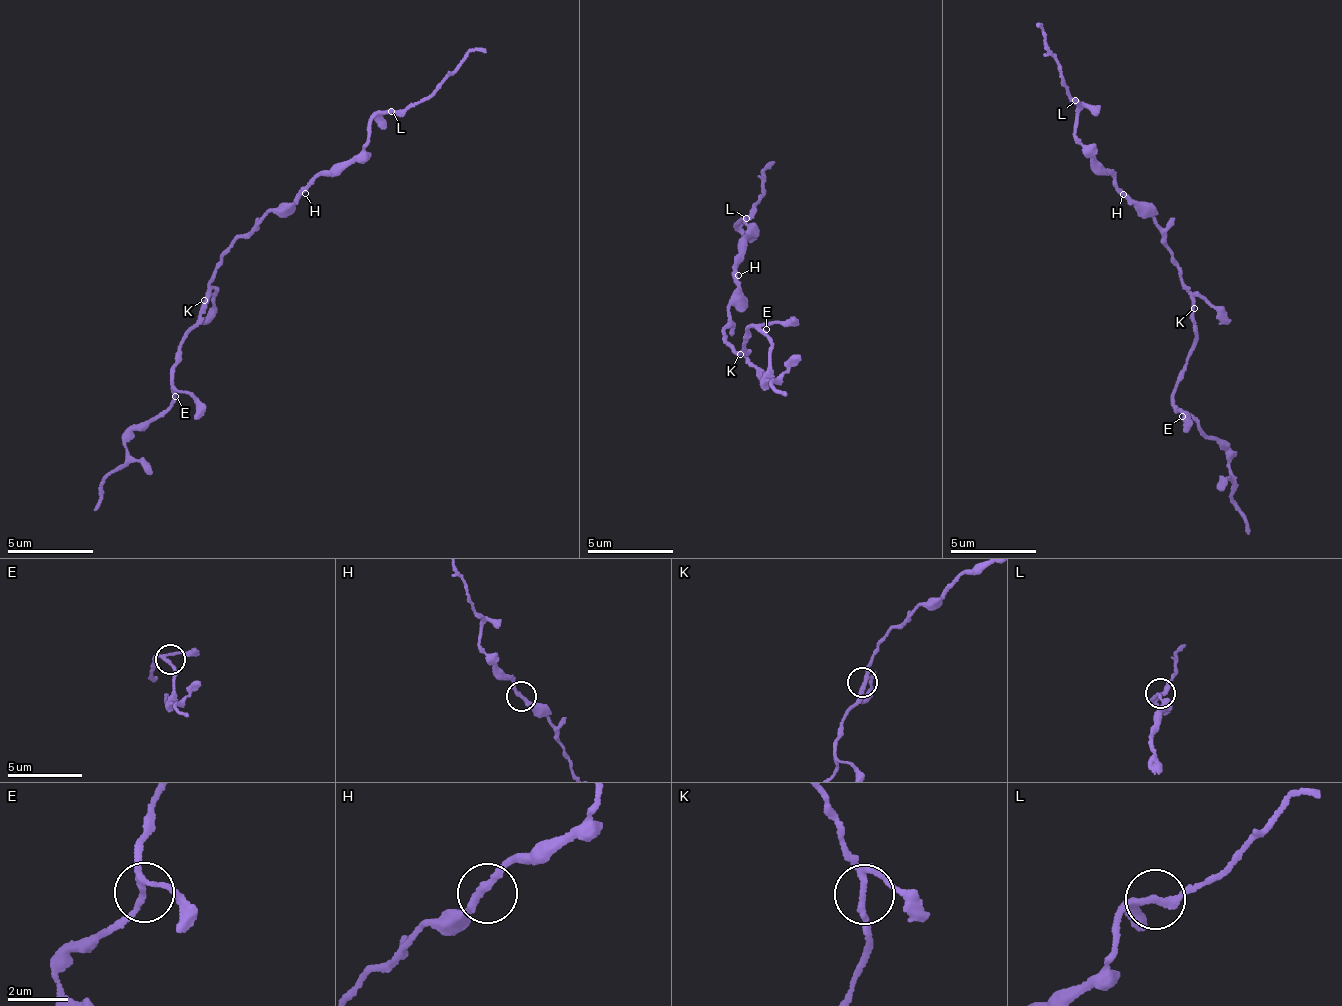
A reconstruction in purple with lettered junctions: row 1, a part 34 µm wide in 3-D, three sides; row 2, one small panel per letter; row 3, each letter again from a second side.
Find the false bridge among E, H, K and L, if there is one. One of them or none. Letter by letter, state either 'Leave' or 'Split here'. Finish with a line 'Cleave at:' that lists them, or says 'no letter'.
E: Leave
H: Leave
K: Leave
L: Leave
Cleave at: no letter

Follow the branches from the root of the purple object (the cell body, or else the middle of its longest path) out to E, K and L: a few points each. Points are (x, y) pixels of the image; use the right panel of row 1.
E: (1167, 250), (1190, 300), (1195, 346), (1181, 368), (1179, 386), (1173, 391), (1176, 412), (1182, 416)
K: (1167, 250), (1180, 270), (1181, 280), (1192, 294), (1194, 308)
L: (1167, 250), (1152, 216), (1137, 214), (1109, 176), (1094, 174), (1088, 151), (1075, 135), (1075, 99)

